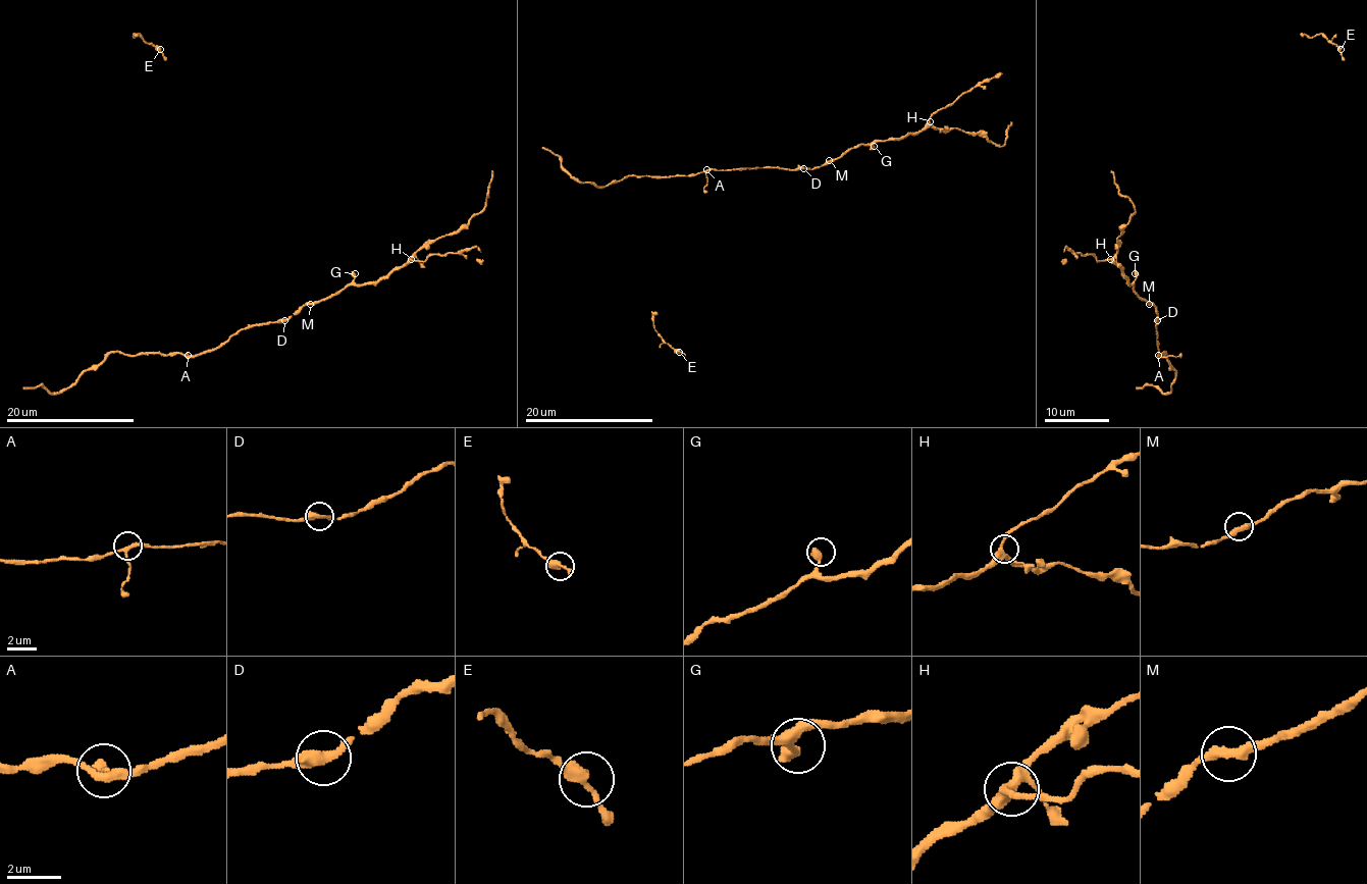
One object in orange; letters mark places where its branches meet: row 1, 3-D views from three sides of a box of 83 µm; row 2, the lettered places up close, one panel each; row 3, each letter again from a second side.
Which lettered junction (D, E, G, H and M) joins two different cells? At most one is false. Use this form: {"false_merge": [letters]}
{"false_merge": []}

